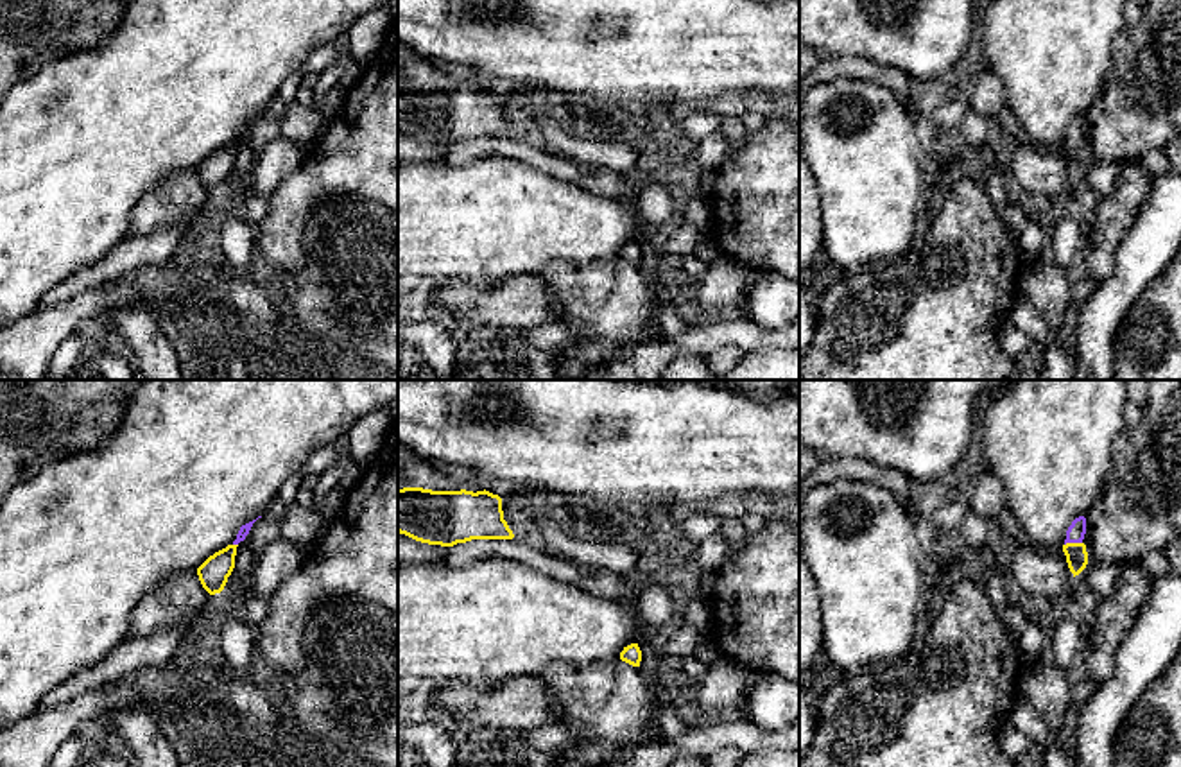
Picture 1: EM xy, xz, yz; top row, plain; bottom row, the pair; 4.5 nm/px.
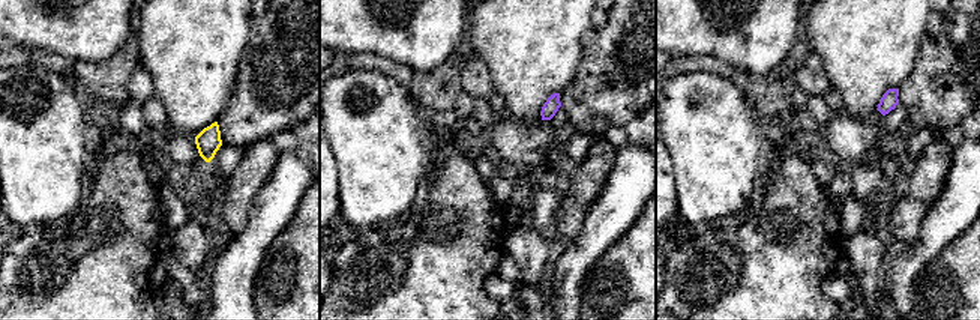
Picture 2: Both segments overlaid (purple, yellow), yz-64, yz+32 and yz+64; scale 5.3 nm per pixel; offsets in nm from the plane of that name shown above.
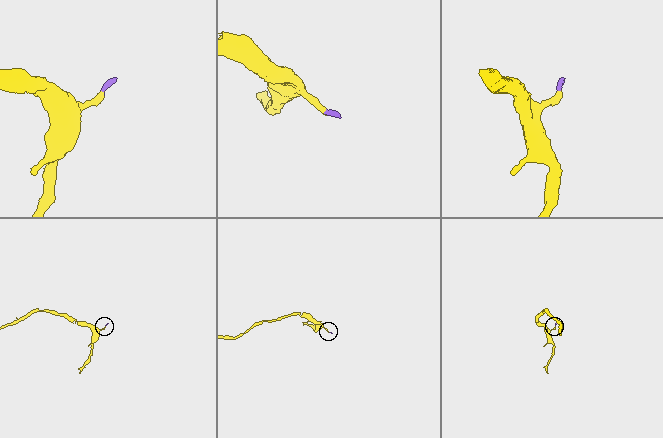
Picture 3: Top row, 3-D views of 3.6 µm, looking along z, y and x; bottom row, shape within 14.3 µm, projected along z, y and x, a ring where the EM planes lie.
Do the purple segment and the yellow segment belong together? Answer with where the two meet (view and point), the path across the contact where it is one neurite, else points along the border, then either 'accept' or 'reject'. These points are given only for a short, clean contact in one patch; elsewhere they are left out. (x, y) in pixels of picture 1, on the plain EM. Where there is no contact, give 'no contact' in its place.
yz (1072, 140) | accept

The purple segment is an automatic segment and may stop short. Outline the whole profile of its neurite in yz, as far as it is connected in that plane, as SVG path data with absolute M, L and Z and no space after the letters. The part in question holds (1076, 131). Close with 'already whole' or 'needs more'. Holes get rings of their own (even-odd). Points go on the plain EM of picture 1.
M1079 115L1068 125L1066 138L1063 143L1063 151L1066 154L1066 161L1073 176L1079 174L1088 163L1088 151L1086 143L1082 142L1084 133L1086 133L1086 116Z; needs more

